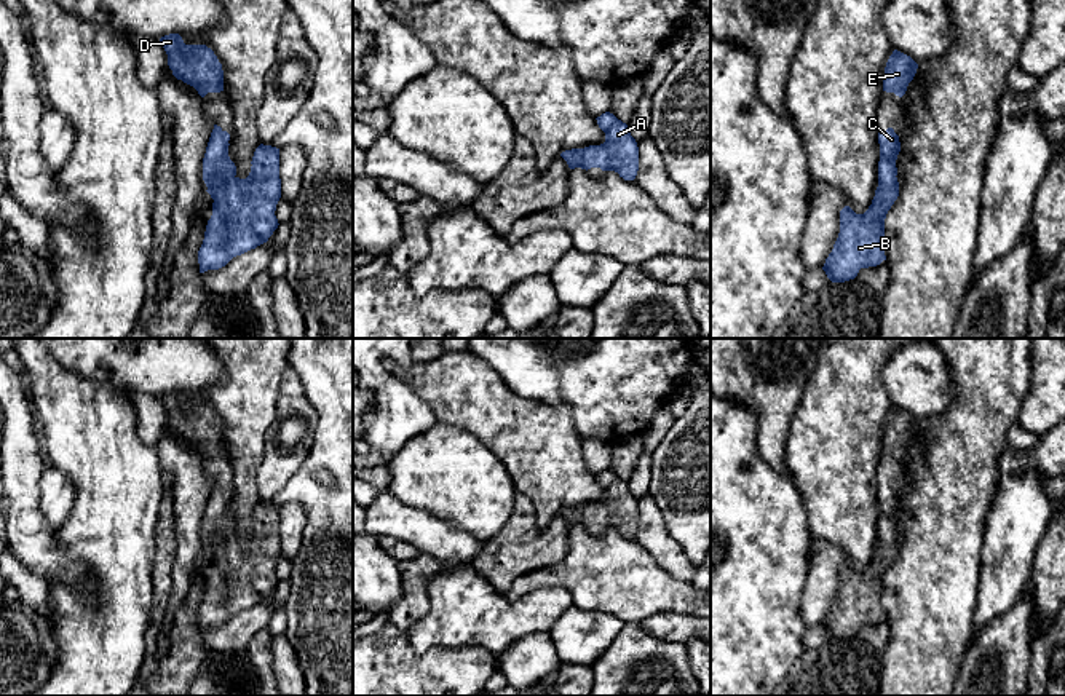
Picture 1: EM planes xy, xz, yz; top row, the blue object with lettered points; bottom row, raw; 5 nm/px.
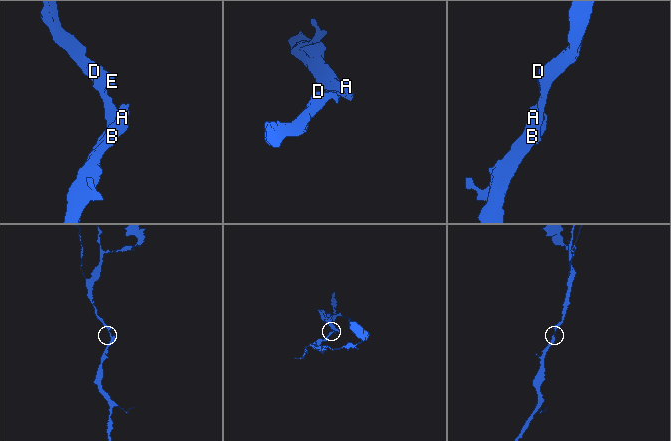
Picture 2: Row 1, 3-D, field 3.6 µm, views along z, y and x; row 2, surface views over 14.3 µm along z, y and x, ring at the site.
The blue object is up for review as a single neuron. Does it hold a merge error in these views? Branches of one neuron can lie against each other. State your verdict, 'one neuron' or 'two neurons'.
one neuron

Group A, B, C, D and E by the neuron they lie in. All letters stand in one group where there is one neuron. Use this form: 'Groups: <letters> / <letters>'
Groups: A B C D E

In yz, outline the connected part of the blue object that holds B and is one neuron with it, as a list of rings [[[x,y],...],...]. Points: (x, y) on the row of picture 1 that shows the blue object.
[[[888,128],[878,132],[878,144],[878,187],[872,204],[864,214],[856,214],[849,206],[840,211],[840,233],[822,267],[832,283],[854,279],[861,268],[886,260],[881,241],[886,214],[899,196],[896,160],[901,142],[894,129]]]

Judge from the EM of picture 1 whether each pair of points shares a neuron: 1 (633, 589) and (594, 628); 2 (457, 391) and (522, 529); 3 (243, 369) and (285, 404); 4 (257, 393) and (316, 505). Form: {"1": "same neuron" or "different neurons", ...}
{"1": "different neurons", "2": "different neurons", "3": "different neurons", "4": "different neurons"}

